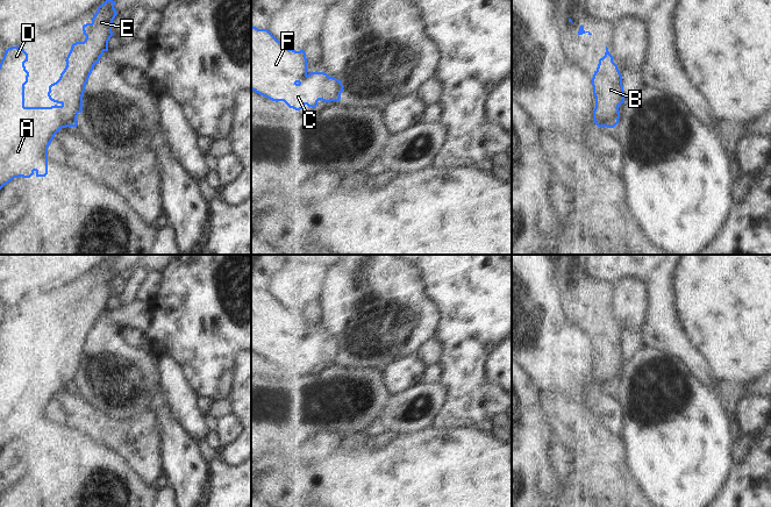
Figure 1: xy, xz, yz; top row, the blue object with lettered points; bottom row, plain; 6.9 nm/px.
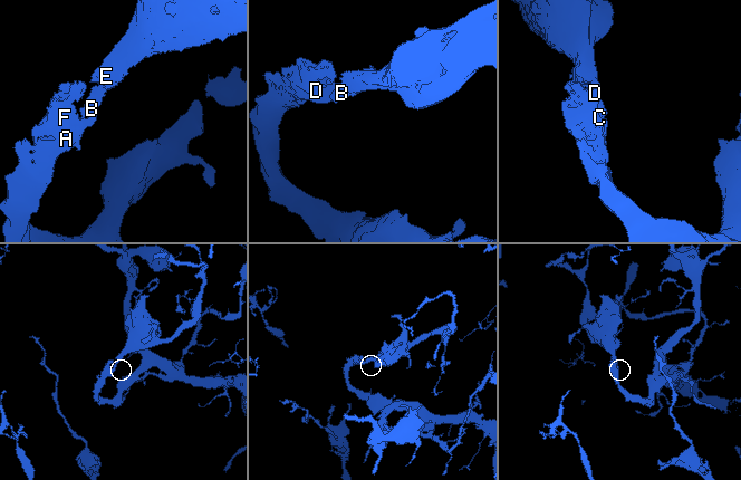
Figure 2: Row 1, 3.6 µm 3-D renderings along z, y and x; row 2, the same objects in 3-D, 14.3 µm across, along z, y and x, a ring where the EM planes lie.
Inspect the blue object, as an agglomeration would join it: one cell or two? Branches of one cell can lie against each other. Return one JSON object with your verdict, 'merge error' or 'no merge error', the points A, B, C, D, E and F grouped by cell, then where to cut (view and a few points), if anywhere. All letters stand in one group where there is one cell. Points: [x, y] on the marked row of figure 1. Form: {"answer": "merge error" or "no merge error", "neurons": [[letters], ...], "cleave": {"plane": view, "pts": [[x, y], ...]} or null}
{"answer": "no merge error", "neurons": [["A", "B", "C", "D", "E", "F"]], "cleave": null}

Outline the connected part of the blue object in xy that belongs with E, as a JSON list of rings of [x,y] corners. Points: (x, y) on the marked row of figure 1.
[[[106,0],[98,7],[91,23],[83,26],[84,42],[76,42],[65,59],[66,66],[59,79],[49,86],[48,97],[56,105],[51,107],[26,107],[24,85],[29,72],[24,63],[28,53],[22,47],[8,48],[0,63],[0,190],[14,178],[30,178],[48,174],[48,148],[62,128],[77,127],[77,116],[83,112],[83,95],[86,83],[113,36],[113,20],[117,15],[115,1]]]

